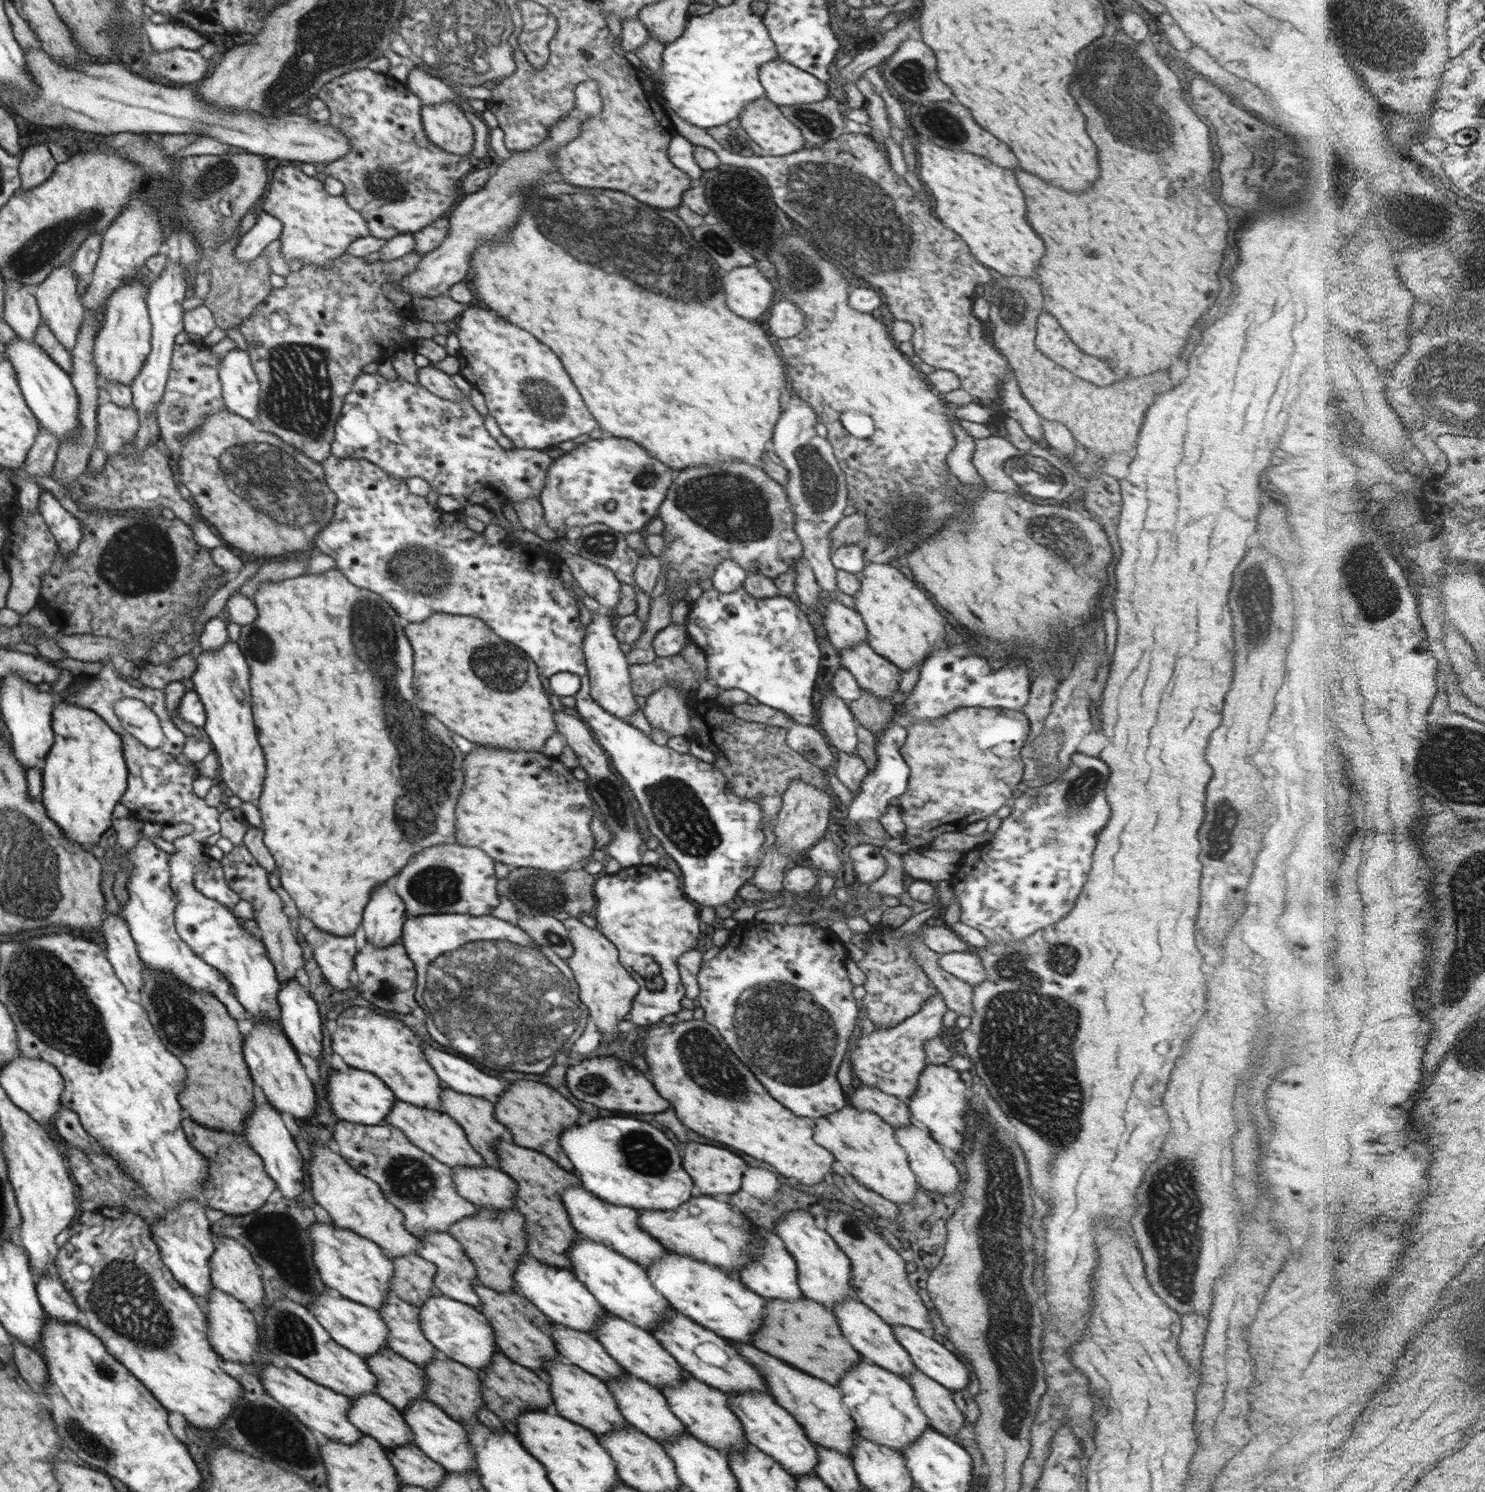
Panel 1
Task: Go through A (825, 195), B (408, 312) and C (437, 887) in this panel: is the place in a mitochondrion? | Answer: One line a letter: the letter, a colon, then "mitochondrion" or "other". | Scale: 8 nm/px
A: mitochondrion
B: other
C: mitochondrion

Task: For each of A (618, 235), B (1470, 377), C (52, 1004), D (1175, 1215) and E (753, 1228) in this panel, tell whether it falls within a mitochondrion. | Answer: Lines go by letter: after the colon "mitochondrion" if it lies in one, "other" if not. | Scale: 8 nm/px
A: mitochondrion
B: mitochondrion
C: mitochondrion
D: mitochondrion
E: other

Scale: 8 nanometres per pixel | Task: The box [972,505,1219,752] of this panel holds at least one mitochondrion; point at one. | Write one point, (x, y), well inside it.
(1069, 551)

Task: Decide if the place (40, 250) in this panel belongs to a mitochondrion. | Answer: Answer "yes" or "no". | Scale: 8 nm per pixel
yes

